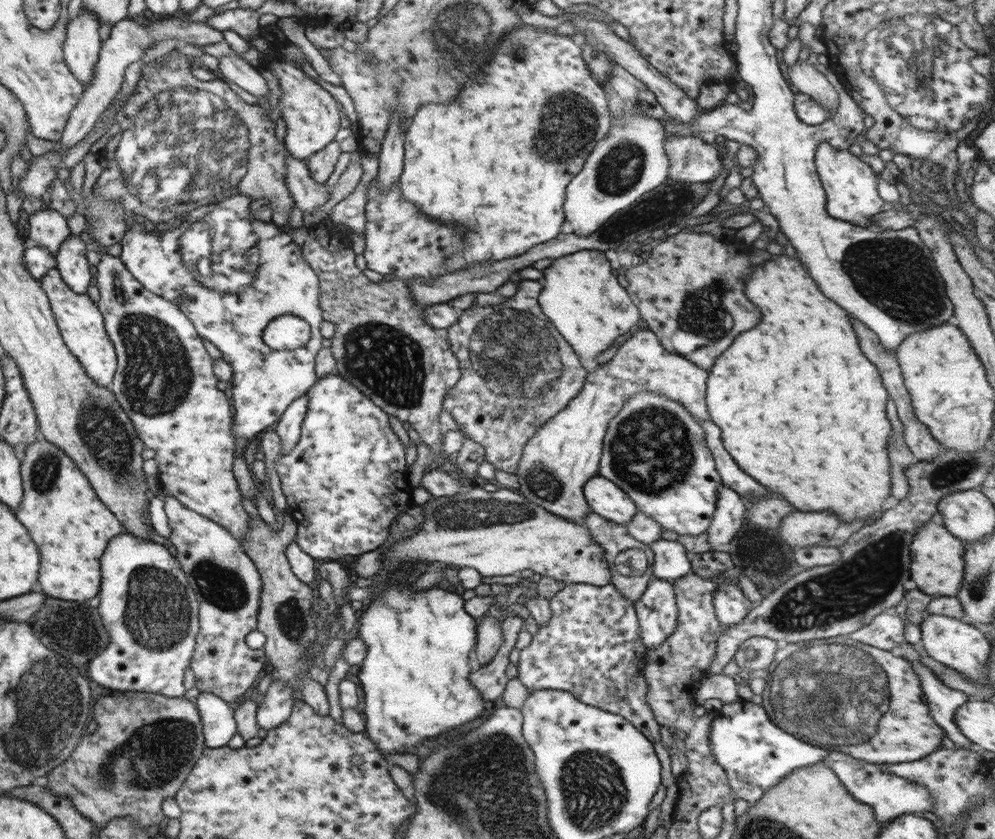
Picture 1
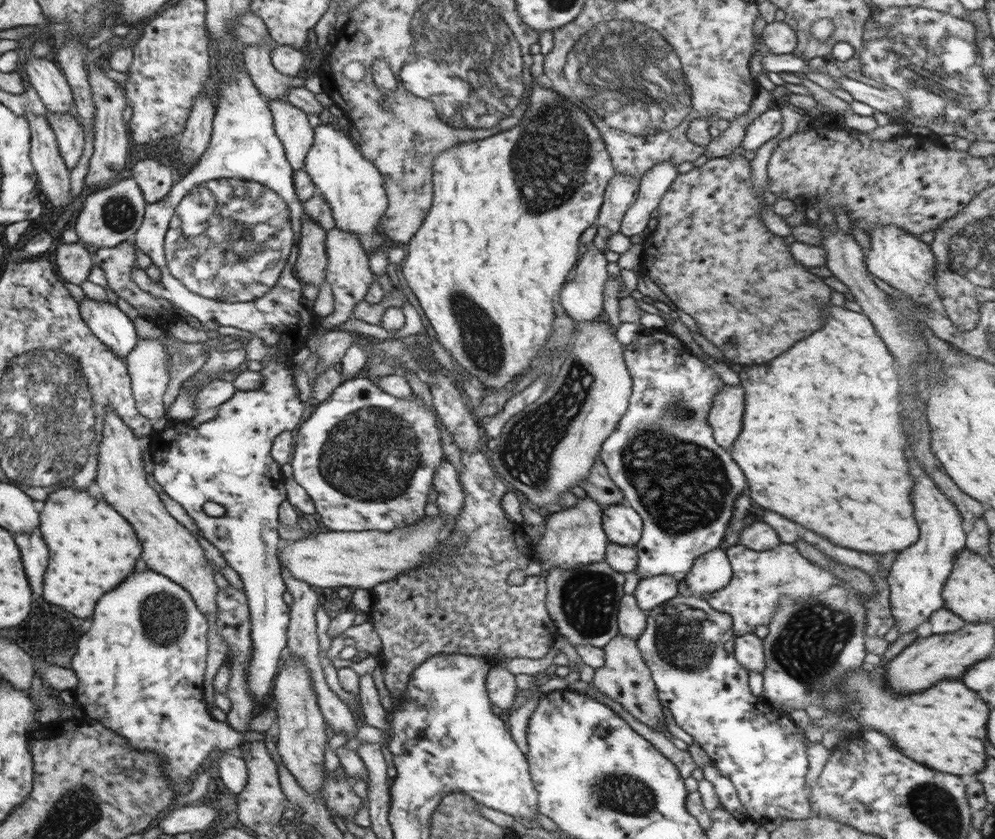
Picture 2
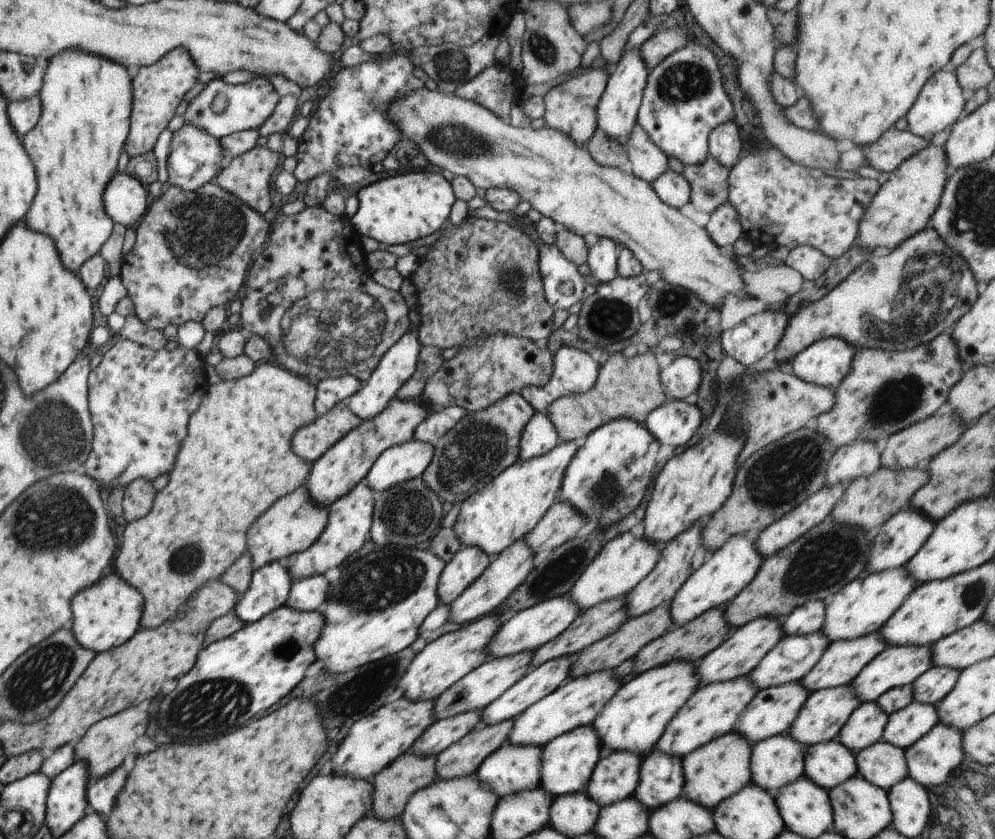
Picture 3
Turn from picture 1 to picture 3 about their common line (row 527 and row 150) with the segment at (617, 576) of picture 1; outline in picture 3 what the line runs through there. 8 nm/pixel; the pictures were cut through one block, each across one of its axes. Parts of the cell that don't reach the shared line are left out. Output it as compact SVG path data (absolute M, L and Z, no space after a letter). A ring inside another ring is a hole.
M600 128L594 131L586 146L592 158L602 166L618 167L629 160L625 144L610 138Z

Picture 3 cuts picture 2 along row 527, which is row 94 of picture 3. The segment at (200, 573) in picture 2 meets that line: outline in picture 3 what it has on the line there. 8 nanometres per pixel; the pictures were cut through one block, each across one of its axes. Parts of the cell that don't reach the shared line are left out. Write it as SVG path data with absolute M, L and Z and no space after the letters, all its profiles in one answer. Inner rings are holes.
M184 46L170 50L160 61L144 66L134 76L135 97L133 112L133 129L130 130L130 140L126 142L126 154L129 157L146 154L154 148L162 130L170 124L176 106L182 96L196 84L200 68L190 52Z

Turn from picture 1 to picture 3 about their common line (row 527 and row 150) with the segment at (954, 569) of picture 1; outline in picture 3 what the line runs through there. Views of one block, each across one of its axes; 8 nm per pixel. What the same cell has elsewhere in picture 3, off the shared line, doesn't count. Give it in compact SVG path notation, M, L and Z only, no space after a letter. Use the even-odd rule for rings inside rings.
M930 144L918 154L907 158L896 170L882 180L881 187L866 207L860 226L858 242L864 250L892 250L906 238L930 226L934 211L938 208L945 184L951 176L945 145Z

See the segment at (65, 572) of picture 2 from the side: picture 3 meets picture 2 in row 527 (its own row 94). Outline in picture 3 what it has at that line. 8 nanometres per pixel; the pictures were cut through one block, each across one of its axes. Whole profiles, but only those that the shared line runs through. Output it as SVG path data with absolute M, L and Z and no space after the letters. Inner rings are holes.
M70 50L66 54L58 54L58 58L50 58L38 96L42 102L40 118L36 126L24 136L26 150L30 150L30 160L38 176L38 192L30 208L30 218L26 218L26 226L34 226L34 230L40 234L50 234L50 238L54 238L57 243L57 250L62 250L66 266L76 273L84 262L100 252L113 231L113 218L104 212L102 194L116 174L116 164L122 156L122 146L128 136L132 104L130 76L126 68L122 70L122 66L106 58Z

